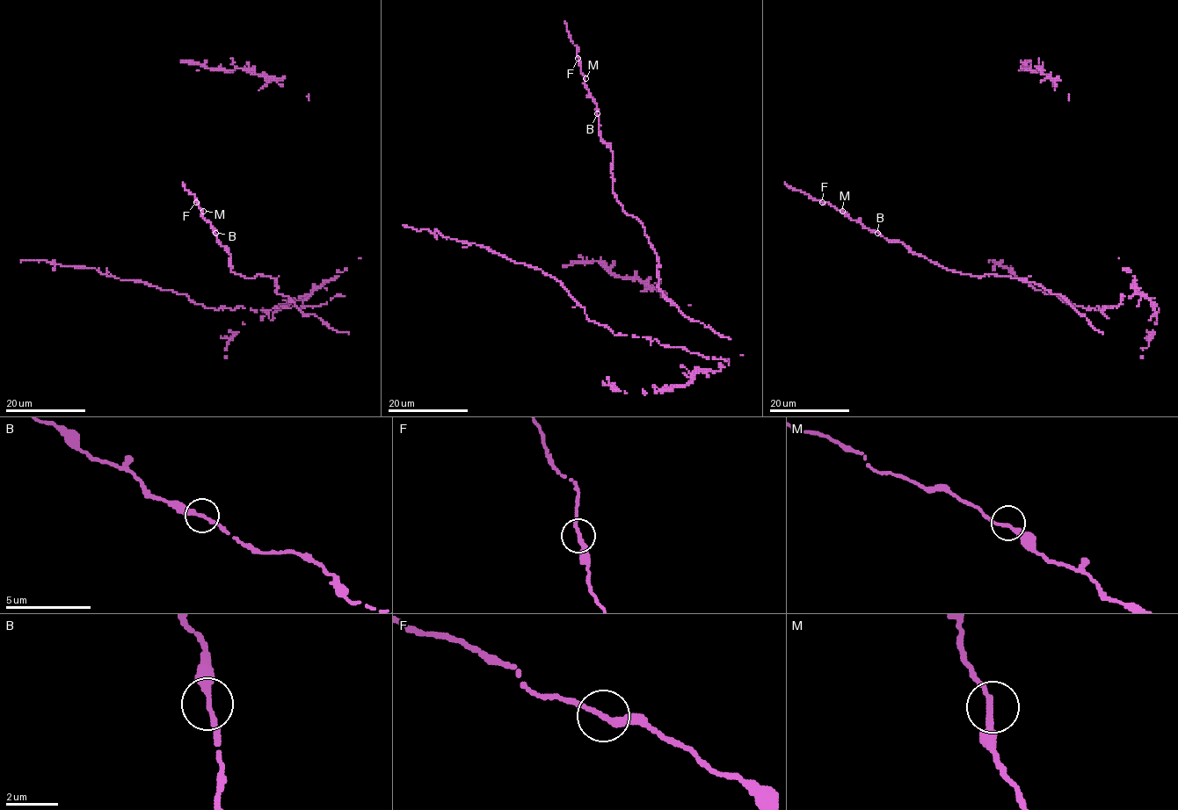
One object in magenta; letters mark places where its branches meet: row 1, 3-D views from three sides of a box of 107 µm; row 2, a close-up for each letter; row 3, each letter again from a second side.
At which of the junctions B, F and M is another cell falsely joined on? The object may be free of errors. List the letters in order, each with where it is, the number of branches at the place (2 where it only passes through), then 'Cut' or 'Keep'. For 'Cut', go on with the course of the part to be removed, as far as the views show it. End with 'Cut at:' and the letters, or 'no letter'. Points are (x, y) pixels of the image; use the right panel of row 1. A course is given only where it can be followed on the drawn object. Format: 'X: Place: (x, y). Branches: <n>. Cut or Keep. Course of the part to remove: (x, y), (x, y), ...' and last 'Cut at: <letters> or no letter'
B: Place: (877, 233). Branches: 2. Keep
F: Place: (822, 202). Branches: 2. Keep
M: Place: (842, 211). Branches: 2. Keep
Cut at: no letter

